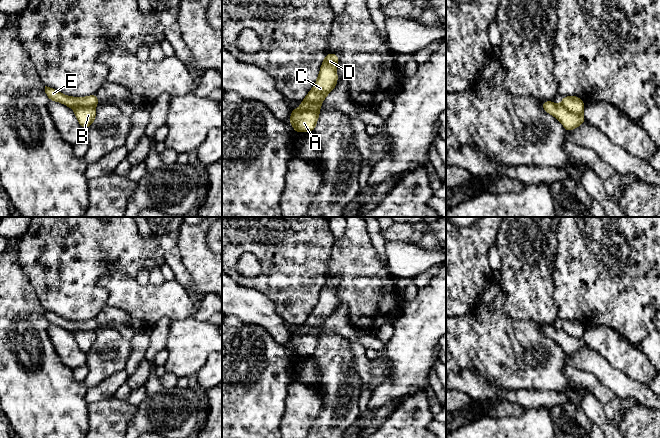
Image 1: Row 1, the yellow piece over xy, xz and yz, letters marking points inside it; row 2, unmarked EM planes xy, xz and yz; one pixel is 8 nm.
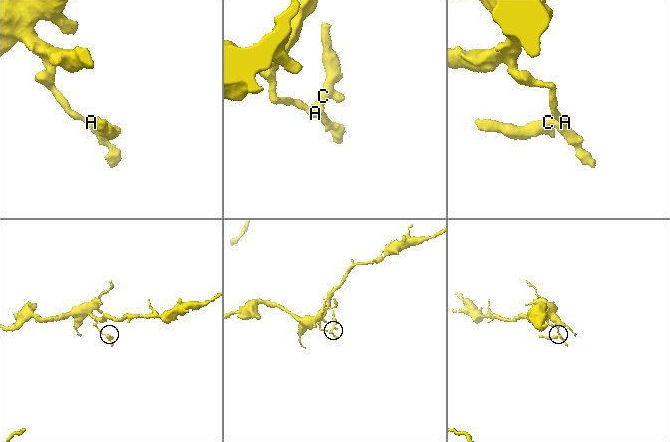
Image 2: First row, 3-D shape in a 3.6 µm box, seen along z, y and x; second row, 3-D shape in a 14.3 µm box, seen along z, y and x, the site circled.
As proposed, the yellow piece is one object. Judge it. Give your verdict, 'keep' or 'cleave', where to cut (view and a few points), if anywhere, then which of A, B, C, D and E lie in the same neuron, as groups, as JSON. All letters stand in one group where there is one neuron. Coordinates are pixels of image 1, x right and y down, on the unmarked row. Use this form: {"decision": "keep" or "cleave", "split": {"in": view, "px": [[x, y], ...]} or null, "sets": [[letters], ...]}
{"decision": "cleave", "split": {"in": "xy", "px": [[94, 330], [76, 330], [73, 333]]}, "sets": [["A", "E"], ["B", "C", "D"]]}

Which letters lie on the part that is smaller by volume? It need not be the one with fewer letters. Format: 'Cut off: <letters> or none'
Cut off: B, C, D

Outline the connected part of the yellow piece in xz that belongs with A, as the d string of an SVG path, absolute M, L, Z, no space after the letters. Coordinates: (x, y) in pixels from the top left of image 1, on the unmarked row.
M292 333L290 349L296 357L313 356L319 343L319 335L300 335Z

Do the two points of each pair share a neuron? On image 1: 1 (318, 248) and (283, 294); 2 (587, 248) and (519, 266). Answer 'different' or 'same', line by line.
1: same
2: different

